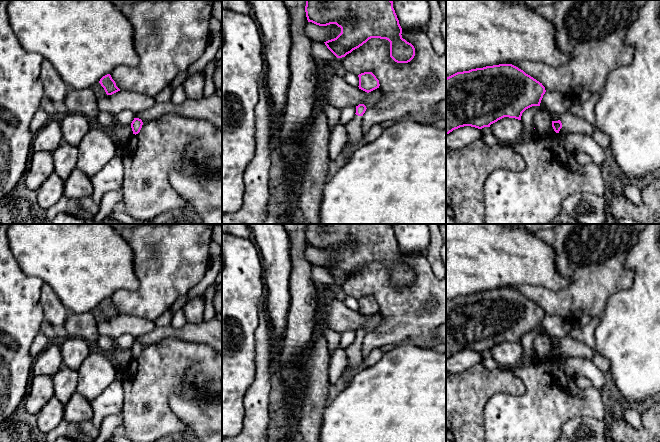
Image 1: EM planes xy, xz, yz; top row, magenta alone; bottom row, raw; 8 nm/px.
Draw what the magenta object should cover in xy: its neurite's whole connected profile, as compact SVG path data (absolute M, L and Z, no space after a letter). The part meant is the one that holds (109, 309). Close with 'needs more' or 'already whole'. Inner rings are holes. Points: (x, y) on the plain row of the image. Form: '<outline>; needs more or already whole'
M110 298L103 300L100 303L99 307L104 312L107 319L112 319L120 315L120 313L116 310L115 305L112 303Z; already whole

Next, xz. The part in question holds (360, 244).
M306 224L308 246L319 250L336 248L341 257L325 267L342 282L371 262L390 266L390 281L408 287L415 280L414 270L402 262L402 252L392 224Z; already whole

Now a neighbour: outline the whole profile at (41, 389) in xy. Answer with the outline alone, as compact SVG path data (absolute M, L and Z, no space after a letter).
M47 375L34 376L30 381L27 394L23 401L26 411L37 415L54 394L52 377Z

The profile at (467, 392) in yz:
M482 363L460 373L446 372L446 431L453 434L454 442L485 442L485 405L497 393L523 395L527 391L512 373L489 370Z

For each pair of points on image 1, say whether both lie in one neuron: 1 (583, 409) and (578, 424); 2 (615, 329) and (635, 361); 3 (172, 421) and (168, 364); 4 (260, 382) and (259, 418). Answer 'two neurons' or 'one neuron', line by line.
1: two neurons
2: one neuron
3: one neuron
4: one neuron

